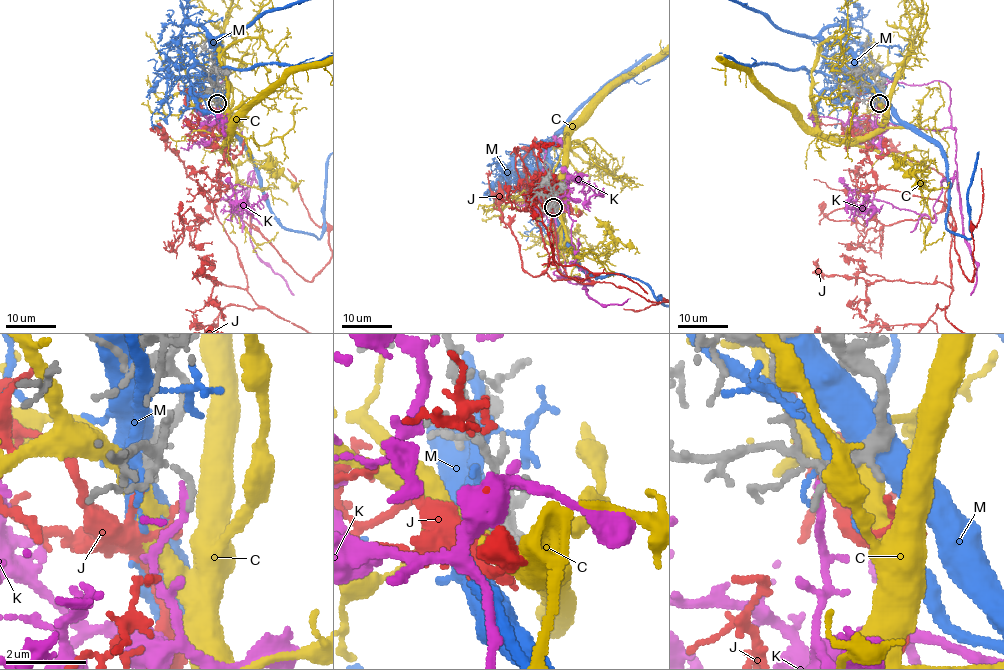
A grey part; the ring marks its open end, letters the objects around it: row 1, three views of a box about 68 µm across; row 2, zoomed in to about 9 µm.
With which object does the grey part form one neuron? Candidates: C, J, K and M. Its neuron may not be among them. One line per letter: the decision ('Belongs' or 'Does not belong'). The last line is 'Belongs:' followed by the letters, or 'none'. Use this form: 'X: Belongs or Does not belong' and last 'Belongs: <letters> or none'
C: Does not belong
J: Belongs
K: Does not belong
M: Does not belong
Belongs: J

